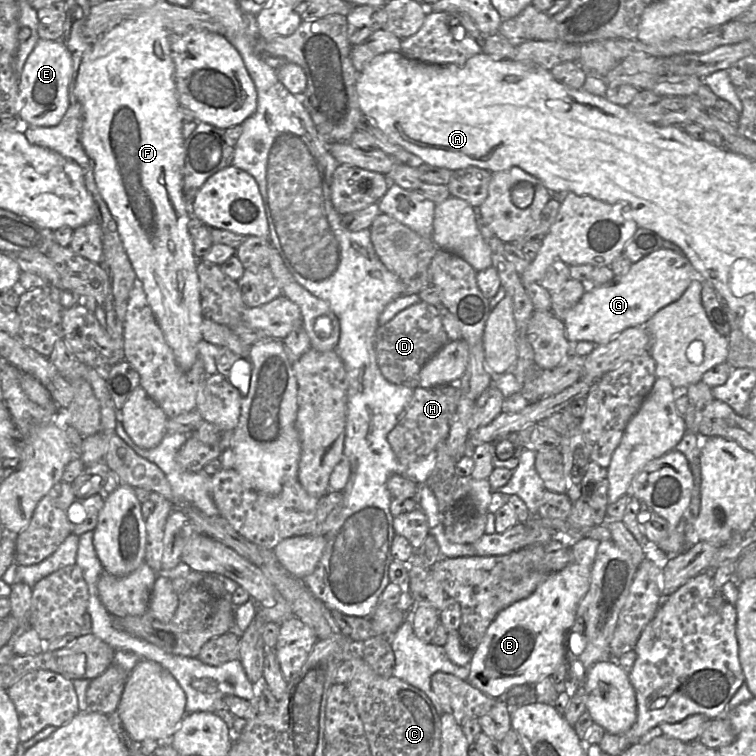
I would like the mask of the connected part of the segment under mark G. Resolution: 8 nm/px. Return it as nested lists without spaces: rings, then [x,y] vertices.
[[[668,248],[656,250],[632,263],[629,271],[610,282],[593,287],[584,280],[585,293],[567,313],[564,324],[569,341],[591,341],[596,345],[609,343],[628,327],[644,325],[657,311],[678,300],[694,280],[704,277],[690,260]]]

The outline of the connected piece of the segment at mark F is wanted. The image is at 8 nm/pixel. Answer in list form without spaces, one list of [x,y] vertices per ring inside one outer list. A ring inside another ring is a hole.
[[[138,16],[134,19],[121,22],[114,28],[103,33],[95,42],[91,43],[85,51],[79,67],[74,93],[77,101],[82,106],[83,114],[80,142],[88,158],[91,160],[97,188],[116,221],[118,233],[125,252],[133,267],[136,278],[140,280],[143,285],[148,304],[167,344],[173,351],[176,363],[183,371],[188,371],[198,358],[197,344],[202,339],[201,323],[203,315],[201,312],[199,279],[197,275],[198,259],[193,252],[193,243],[189,234],[188,204],[185,202],[182,194],[185,159],[185,138],[182,134],[184,120],[181,118],[178,111],[180,103],[174,82],[175,66],[171,57],[172,36],[177,36],[177,34],[171,34],[159,23],[156,23],[151,16]]]

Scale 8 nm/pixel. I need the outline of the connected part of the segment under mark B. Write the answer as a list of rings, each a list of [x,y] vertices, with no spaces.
[[[582,536],[573,545],[573,560],[562,570],[552,573],[527,598],[519,600],[501,611],[489,625],[475,650],[469,664],[470,673],[466,679],[475,688],[493,699],[504,698],[513,686],[535,685],[545,677],[551,677],[566,659],[566,636],[571,631],[578,606],[591,584],[591,569],[595,562],[600,541]]]

